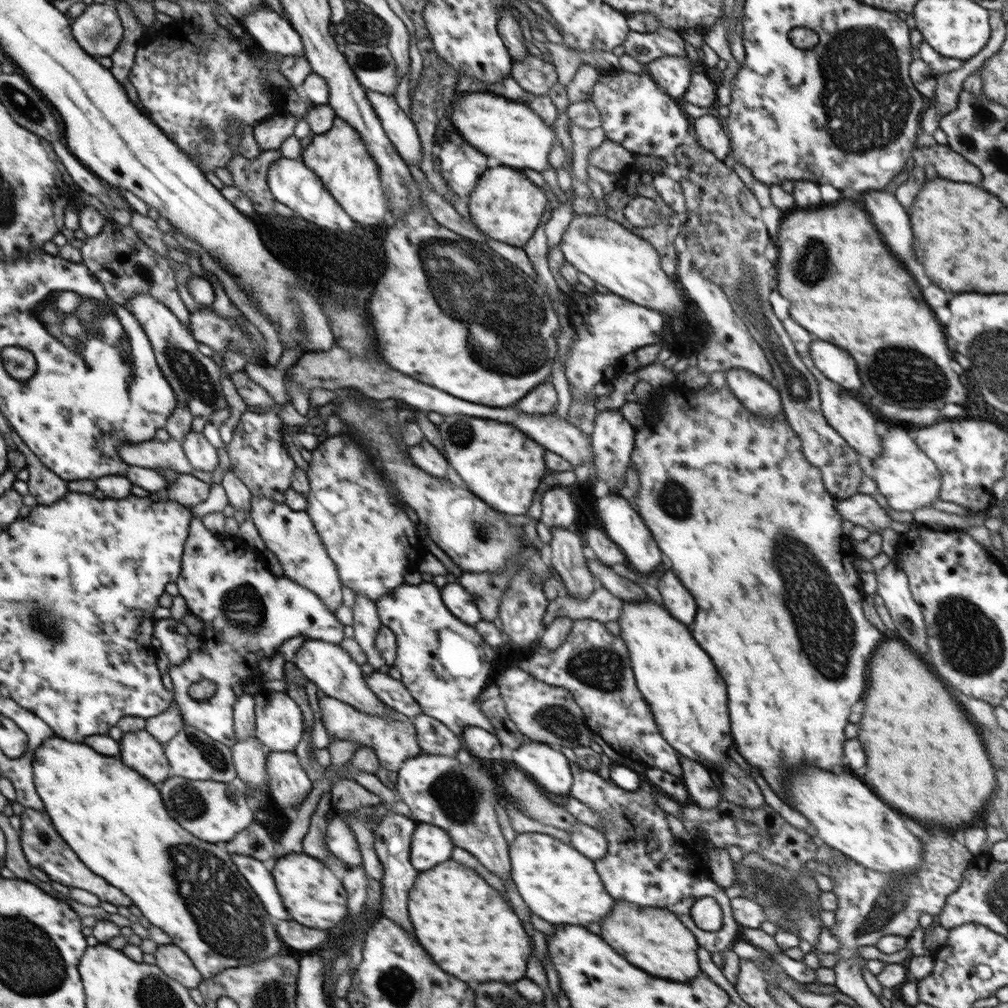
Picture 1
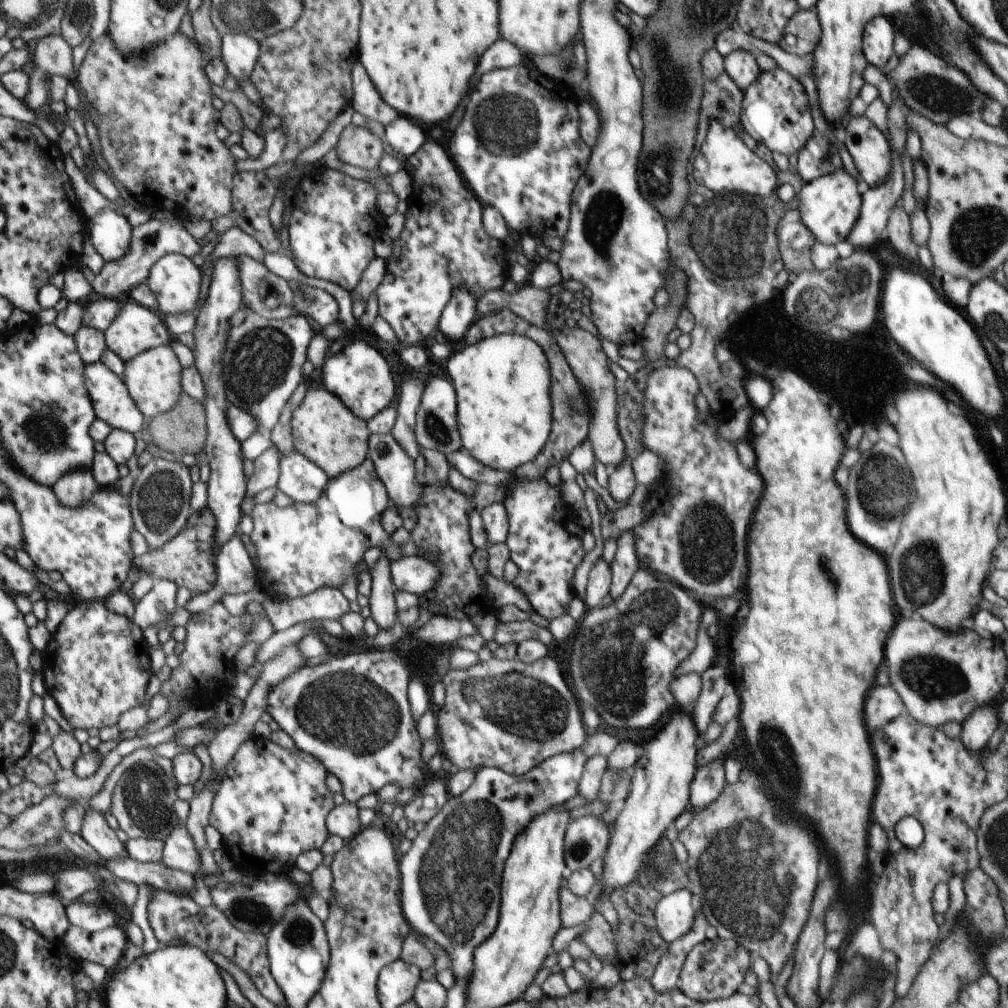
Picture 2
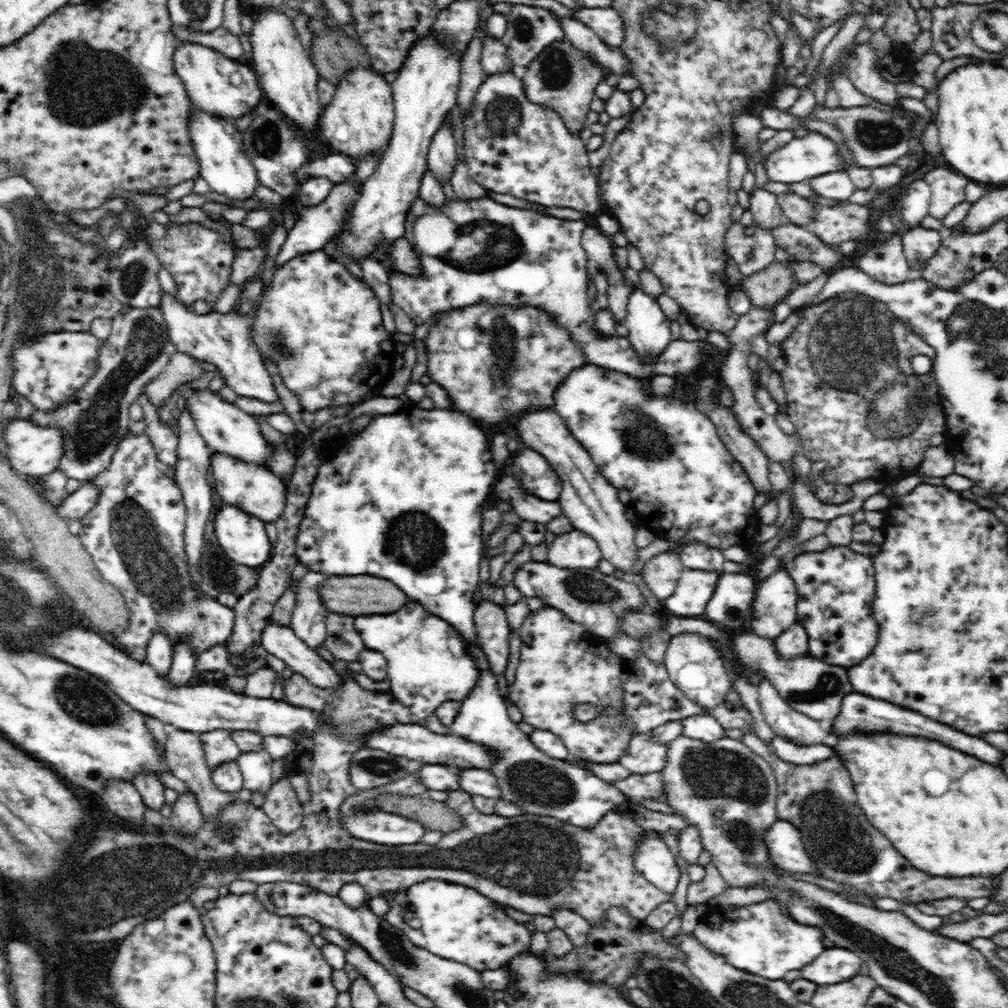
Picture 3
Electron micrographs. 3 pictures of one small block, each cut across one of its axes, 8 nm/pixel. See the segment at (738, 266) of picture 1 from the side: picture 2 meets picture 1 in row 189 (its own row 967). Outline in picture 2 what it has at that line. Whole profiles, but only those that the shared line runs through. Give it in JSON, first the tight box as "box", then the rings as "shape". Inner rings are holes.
{"box":[679,939,752,1003],"shape":[[[706,939],[688,953],[680,970],[679,990],[693,1001],[703,1003],[730,998],[744,988],[744,978],[752,964],[750,955],[751,953],[736,941]]]}

